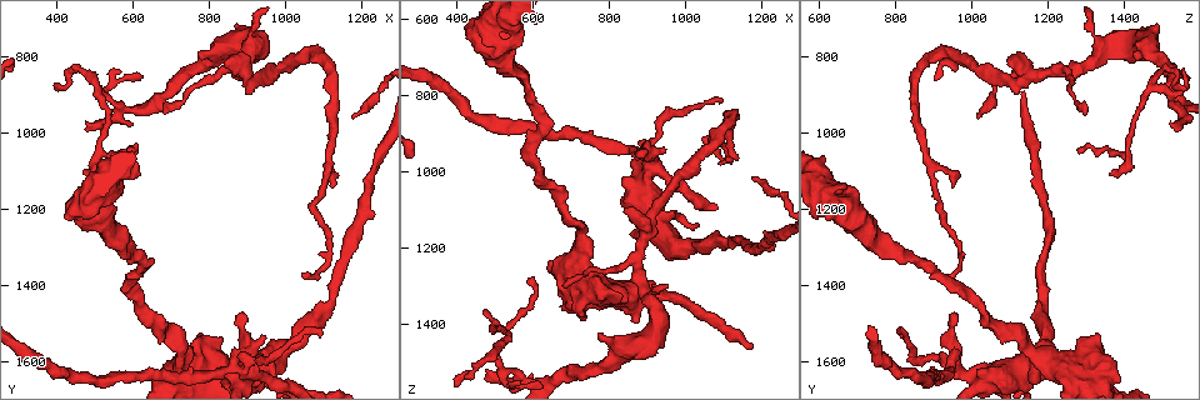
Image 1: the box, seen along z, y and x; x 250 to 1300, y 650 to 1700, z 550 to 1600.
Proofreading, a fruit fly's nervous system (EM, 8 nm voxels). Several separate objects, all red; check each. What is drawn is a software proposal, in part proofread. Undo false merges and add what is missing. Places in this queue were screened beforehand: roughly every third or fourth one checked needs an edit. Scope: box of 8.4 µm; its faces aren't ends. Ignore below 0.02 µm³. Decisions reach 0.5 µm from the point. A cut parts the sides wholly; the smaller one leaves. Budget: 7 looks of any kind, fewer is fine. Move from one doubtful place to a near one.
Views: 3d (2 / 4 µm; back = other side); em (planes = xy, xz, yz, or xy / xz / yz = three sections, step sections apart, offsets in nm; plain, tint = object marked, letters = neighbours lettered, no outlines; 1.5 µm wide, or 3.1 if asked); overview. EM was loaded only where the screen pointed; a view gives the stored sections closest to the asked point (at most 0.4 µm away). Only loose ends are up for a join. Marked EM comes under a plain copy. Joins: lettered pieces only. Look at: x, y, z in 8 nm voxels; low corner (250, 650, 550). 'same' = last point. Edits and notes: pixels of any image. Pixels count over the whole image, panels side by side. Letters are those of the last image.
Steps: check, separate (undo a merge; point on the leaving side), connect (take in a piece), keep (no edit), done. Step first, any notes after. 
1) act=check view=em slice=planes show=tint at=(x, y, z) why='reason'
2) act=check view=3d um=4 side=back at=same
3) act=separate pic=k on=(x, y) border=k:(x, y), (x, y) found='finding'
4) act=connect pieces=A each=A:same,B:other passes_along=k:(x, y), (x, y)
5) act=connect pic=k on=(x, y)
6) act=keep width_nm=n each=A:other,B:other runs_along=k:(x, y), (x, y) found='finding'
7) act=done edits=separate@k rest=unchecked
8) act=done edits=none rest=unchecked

act=check view=em slice=xz step=4 show=letters at=(770, 1540, 1280) why='an open end'

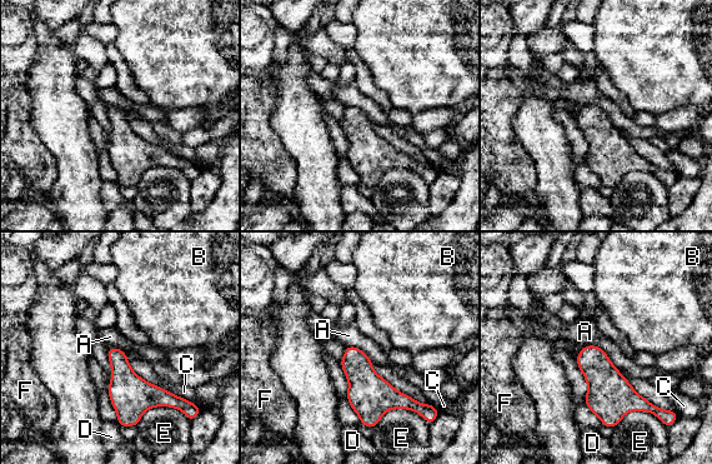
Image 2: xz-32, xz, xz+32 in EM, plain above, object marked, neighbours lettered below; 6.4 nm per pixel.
act=check view=em slice=planes show=letters at=same

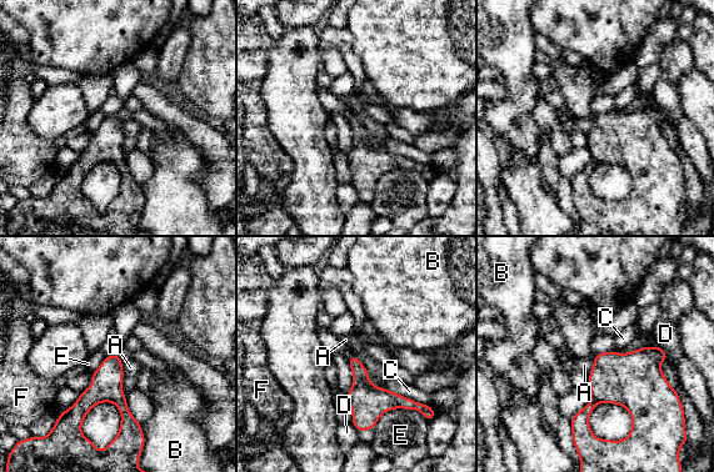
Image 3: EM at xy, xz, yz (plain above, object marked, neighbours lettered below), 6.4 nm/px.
act=keep longest_contact=C:460nm each=A:other,B:other,C:other,D:other,E:other,F:other border=3:(594, 357), (589, 375) found='no lettered piece goes on from it'

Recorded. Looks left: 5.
act=check view=em slice=planes show=letters at=(470, 1105, 1370) why='tapers out'

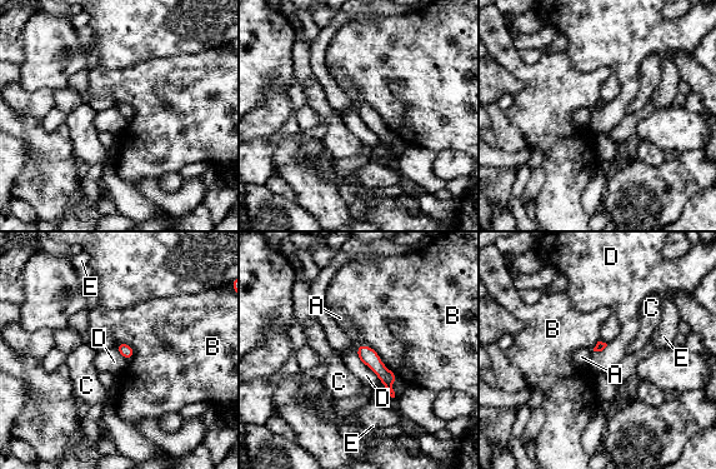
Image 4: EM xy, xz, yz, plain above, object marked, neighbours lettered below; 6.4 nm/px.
act=keep each=A:other,B:other,C:other,D:other,E:other runs_along=4:(361, 348), (387, 378), (394, 397) found='none of them fits'

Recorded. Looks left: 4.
act=check view=3d um=2 at=(895, 1465, 950) why='free end'

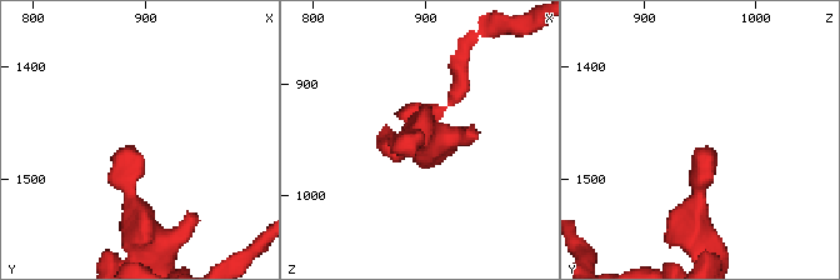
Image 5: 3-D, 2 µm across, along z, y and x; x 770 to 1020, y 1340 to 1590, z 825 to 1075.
act=check view=em slice=planes show=letters at=(890, 1468, 956) why='need the tissue'

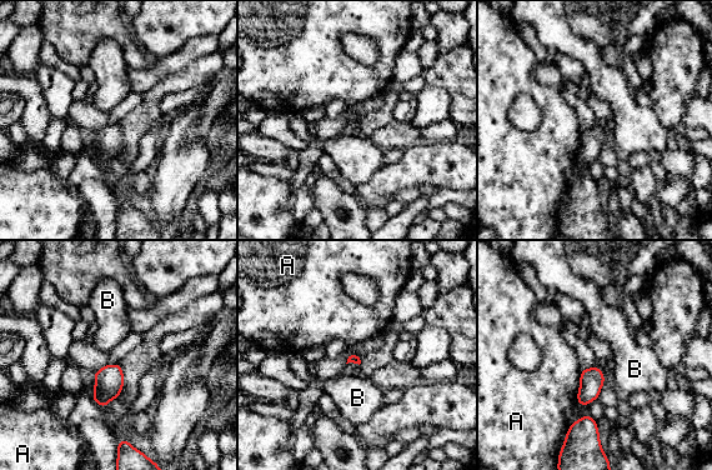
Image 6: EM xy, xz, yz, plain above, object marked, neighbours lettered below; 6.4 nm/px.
act=keep each=A:other,B:other border=6:(582, 370), (576, 401) found='none of them fits'

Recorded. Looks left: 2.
act=done edits=none rest=unchecked

